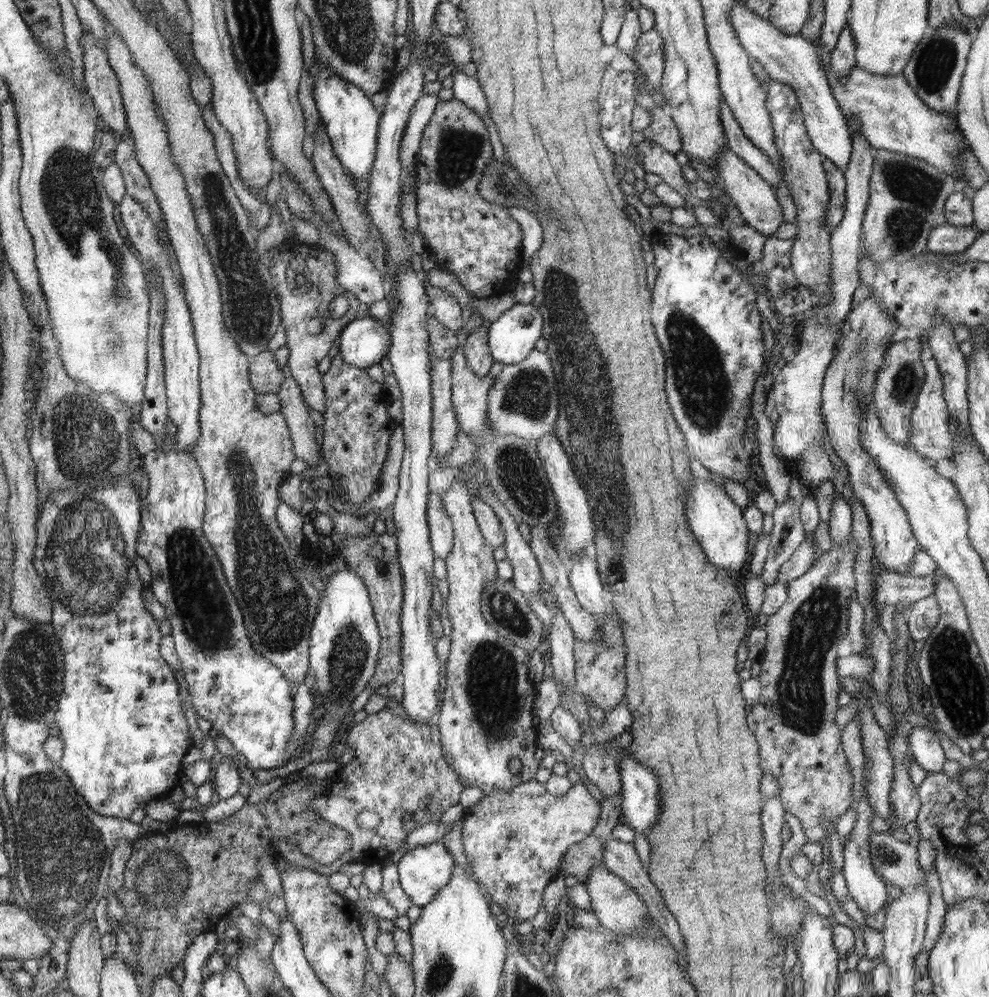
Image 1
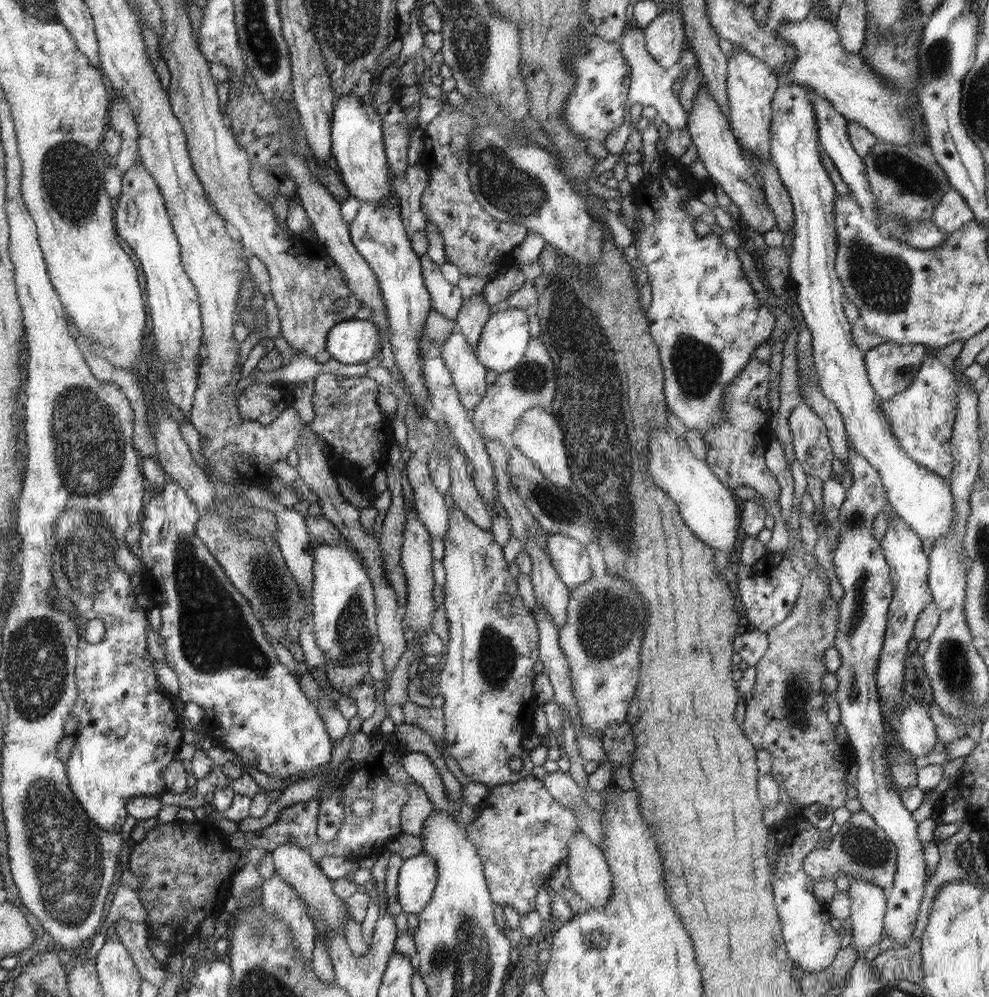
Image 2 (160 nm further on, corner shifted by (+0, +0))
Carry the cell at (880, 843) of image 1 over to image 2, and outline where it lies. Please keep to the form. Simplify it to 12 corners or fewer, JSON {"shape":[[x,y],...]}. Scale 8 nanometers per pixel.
{"shape":[[861,809],[806,856],[815,881],[843,872],[888,890],[898,851]]}

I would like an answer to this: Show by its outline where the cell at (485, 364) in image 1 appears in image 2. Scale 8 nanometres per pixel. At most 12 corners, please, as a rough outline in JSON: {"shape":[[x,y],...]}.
{"shape":[[481,293],[464,300],[456,329],[473,346],[492,314]]}

